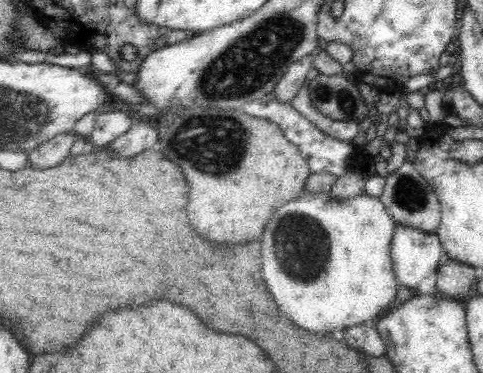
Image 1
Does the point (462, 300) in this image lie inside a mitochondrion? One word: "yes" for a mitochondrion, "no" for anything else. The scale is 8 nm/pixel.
no

